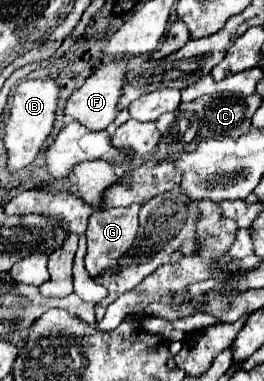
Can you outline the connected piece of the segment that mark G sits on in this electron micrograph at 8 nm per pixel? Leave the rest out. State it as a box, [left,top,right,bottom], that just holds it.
[84,204,138,278]

